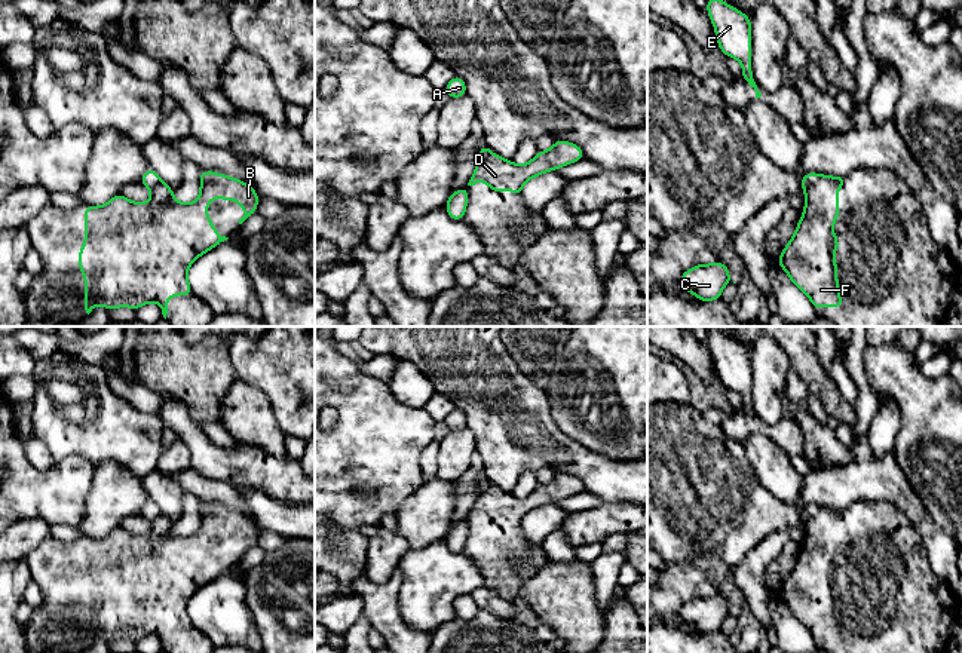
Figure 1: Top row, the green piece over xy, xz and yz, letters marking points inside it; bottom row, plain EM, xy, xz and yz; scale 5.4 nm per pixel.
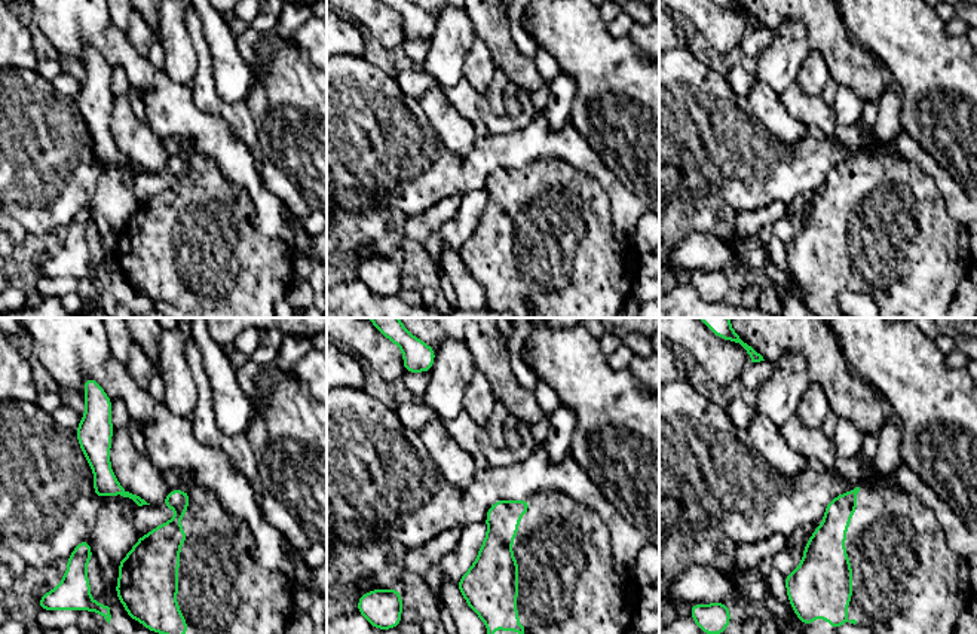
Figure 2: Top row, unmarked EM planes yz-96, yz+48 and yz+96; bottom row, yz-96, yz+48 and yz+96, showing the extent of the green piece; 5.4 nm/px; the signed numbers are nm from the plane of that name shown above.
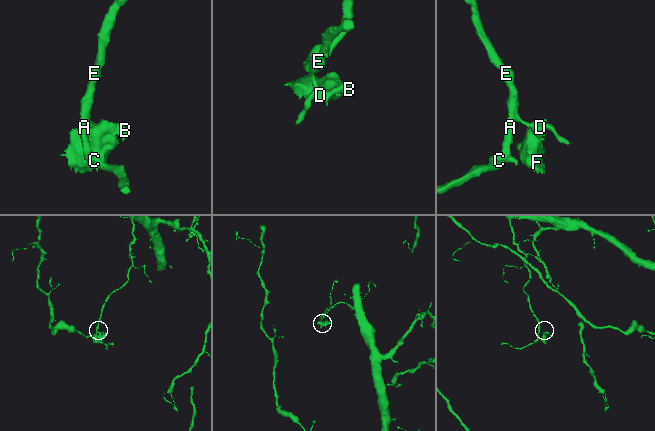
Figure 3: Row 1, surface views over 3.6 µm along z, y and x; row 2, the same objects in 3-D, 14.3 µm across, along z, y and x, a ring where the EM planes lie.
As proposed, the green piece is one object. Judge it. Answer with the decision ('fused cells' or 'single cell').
fused cells

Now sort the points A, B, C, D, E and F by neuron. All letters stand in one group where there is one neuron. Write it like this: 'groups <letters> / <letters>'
groups A C E / B D F

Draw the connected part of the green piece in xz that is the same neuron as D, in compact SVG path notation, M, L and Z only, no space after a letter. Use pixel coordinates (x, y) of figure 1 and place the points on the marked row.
M555 140L554 145L537 154L526 165L515 165L494 153L477 165L468 186L475 186L478 180L484 181L496 194L502 190L512 190L521 197L524 184L533 177L585 159L583 150L569 141Z

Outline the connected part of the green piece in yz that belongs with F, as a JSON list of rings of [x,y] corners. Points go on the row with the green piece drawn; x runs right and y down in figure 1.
[[[821,175],[805,190],[803,215],[776,260],[815,309],[845,306],[839,295],[837,263],[833,258],[839,248],[833,224],[840,212],[837,190],[846,181],[846,177]]]

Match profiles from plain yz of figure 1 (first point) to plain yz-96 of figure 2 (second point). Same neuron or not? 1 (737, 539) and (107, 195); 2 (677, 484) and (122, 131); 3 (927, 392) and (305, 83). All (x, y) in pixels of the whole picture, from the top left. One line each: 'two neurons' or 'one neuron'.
1: two neurons
2: two neurons
3: one neuron

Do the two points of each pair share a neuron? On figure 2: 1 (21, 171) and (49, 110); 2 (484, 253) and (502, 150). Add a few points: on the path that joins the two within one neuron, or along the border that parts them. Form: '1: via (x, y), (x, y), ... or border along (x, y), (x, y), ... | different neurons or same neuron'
1: via (21, 156), (21, 138), (34, 125) | same neuron
2: border along (533, 159), (521, 167), (498, 167), (484, 189) | different neurons

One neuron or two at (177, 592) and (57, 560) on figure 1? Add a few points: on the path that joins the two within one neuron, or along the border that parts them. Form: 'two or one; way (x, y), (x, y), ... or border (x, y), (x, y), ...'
one; way (147, 586), (86, 585)

